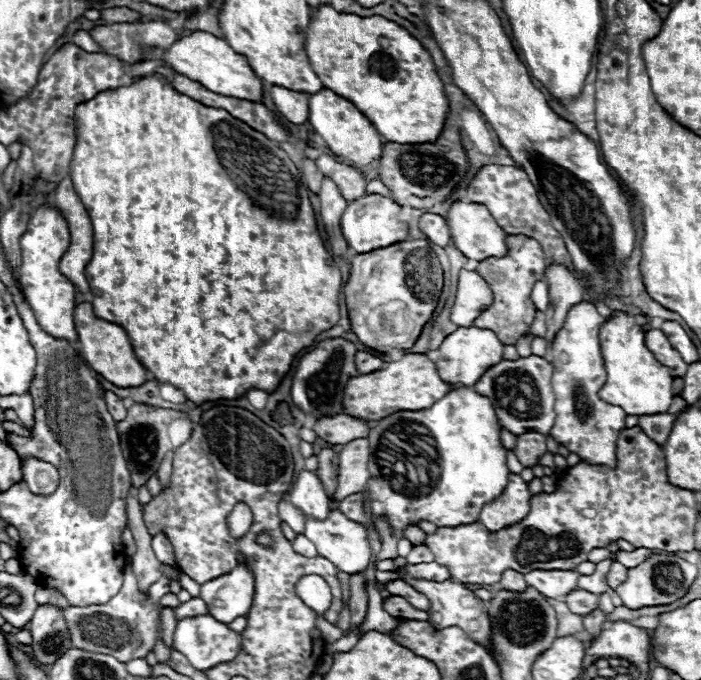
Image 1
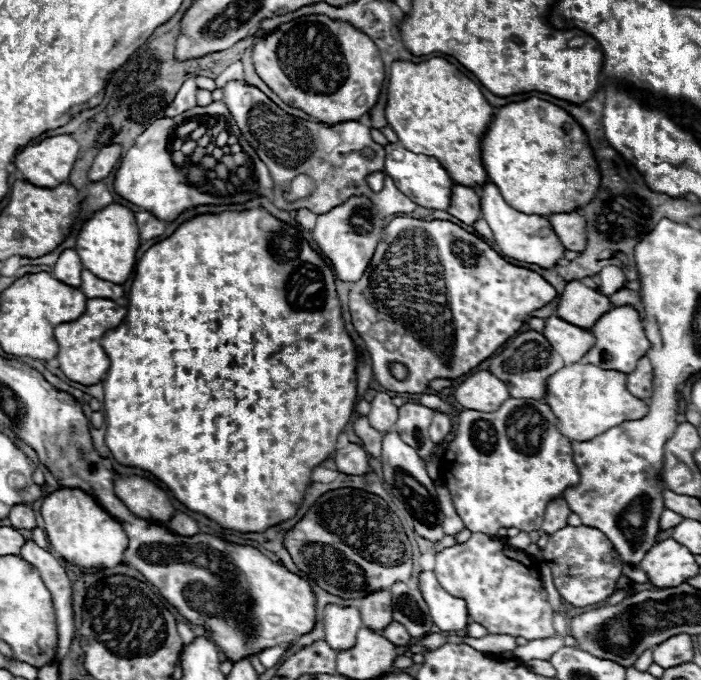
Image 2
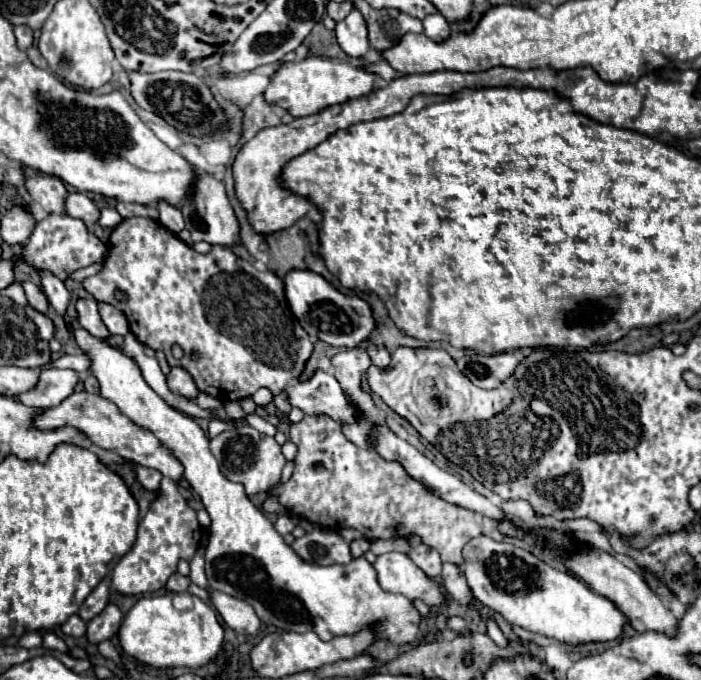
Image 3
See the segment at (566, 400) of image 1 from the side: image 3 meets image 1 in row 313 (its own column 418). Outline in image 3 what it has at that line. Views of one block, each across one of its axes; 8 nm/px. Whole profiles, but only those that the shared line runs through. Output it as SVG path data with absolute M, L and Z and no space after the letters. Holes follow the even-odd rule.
M388 552L376 558L374 568L378 572L378 582L388 592L398 592L410 600L420 598L430 608L440 608L444 604L444 594L438 584L428 578L406 554Z

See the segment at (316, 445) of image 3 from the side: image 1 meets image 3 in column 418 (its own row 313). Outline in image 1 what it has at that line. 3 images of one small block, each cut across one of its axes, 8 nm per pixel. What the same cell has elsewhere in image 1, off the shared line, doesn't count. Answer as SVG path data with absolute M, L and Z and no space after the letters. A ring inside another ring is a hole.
M508 234L508 256L504 258L488 258L482 260L478 270L484 280L488 280L492 292L494 292L494 302L474 320L474 326L478 328L488 328L492 330L500 342L504 344L516 344L516 340L524 334L528 334L538 308L534 306L530 292L538 280L544 278L544 252L540 244L534 238L528 236L510 236Z

